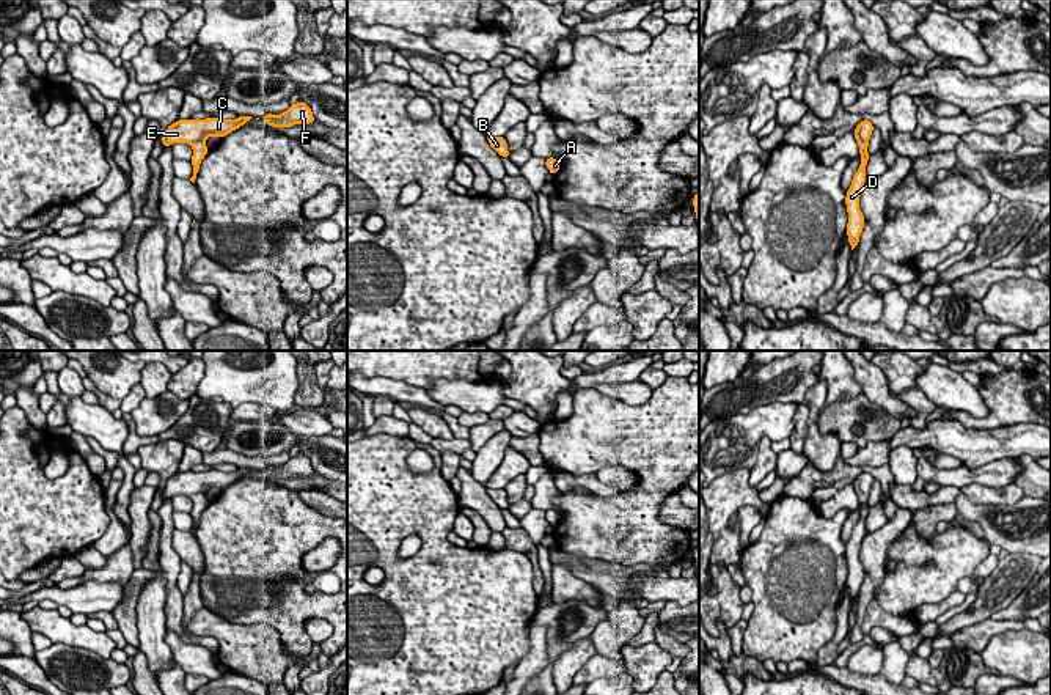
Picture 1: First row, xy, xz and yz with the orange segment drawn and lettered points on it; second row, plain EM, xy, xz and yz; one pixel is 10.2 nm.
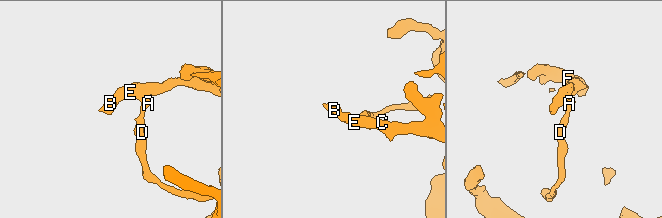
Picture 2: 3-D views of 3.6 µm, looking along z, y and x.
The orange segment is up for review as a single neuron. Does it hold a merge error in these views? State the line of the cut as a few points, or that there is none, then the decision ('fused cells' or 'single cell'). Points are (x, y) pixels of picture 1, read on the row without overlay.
cut none; single cell

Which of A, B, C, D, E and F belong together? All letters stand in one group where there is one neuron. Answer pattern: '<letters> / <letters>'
A B C D E F

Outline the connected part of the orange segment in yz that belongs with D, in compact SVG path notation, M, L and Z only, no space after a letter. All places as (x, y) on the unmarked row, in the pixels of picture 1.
M862 472L853 483L859 498L861 517L858 524L855 525L851 531L851 538L847 542L847 549L845 549L845 557L848 564L847 588L848 588L851 602L858 599L859 588L866 575L864 568L859 561L859 549L861 549L862 538L867 533L866 531L866 517L869 514L867 498L869 498L869 491L872 487L873 480L875 478L869 472Z

